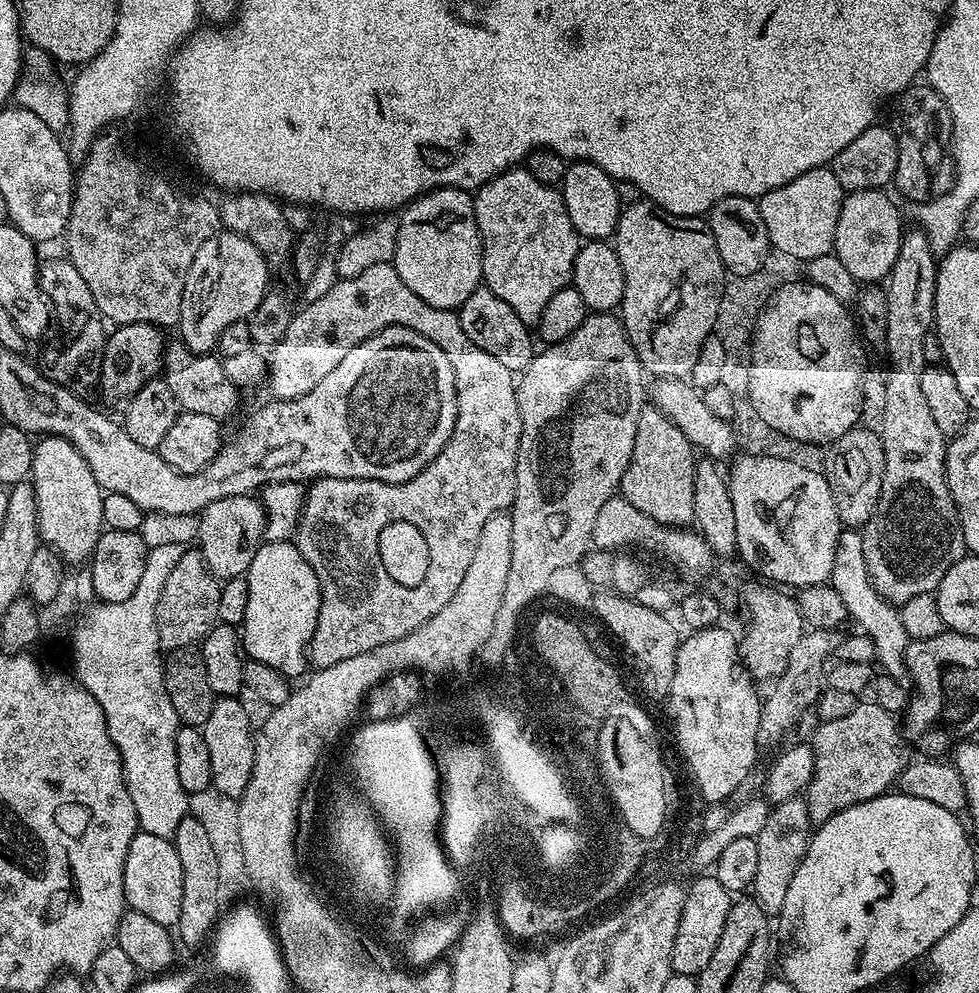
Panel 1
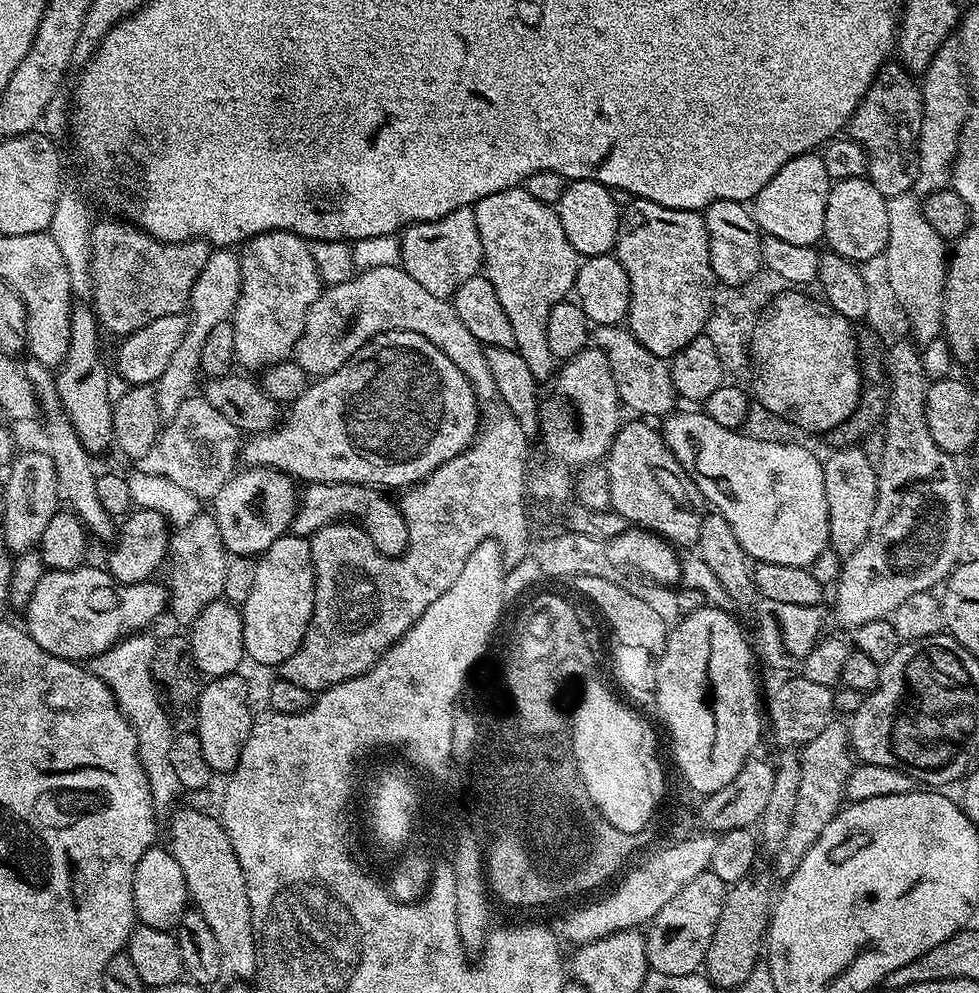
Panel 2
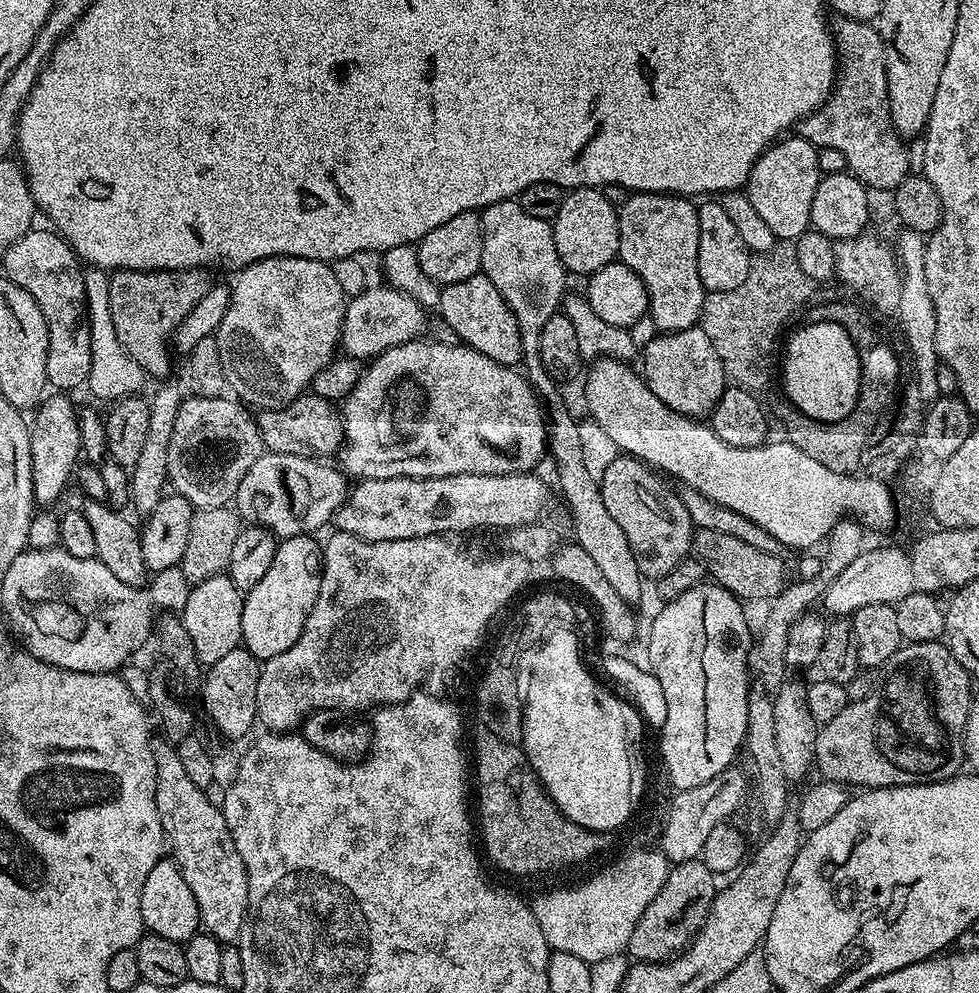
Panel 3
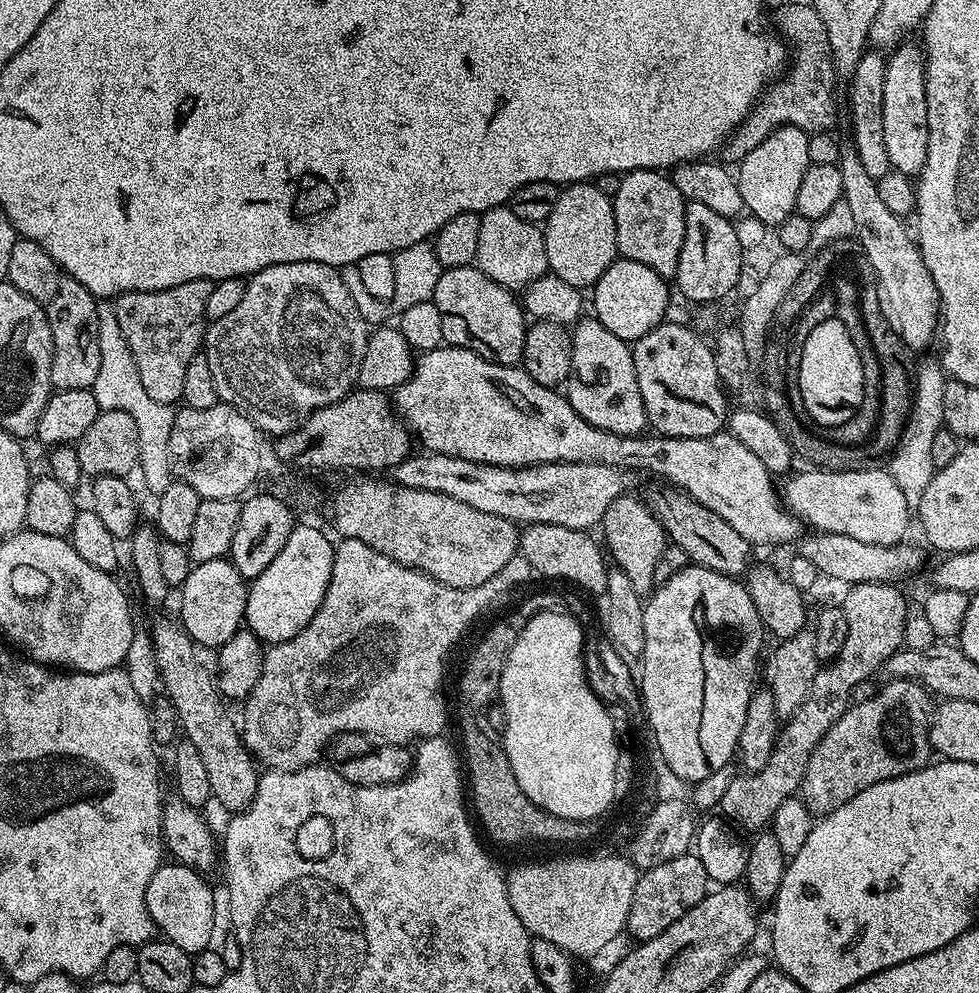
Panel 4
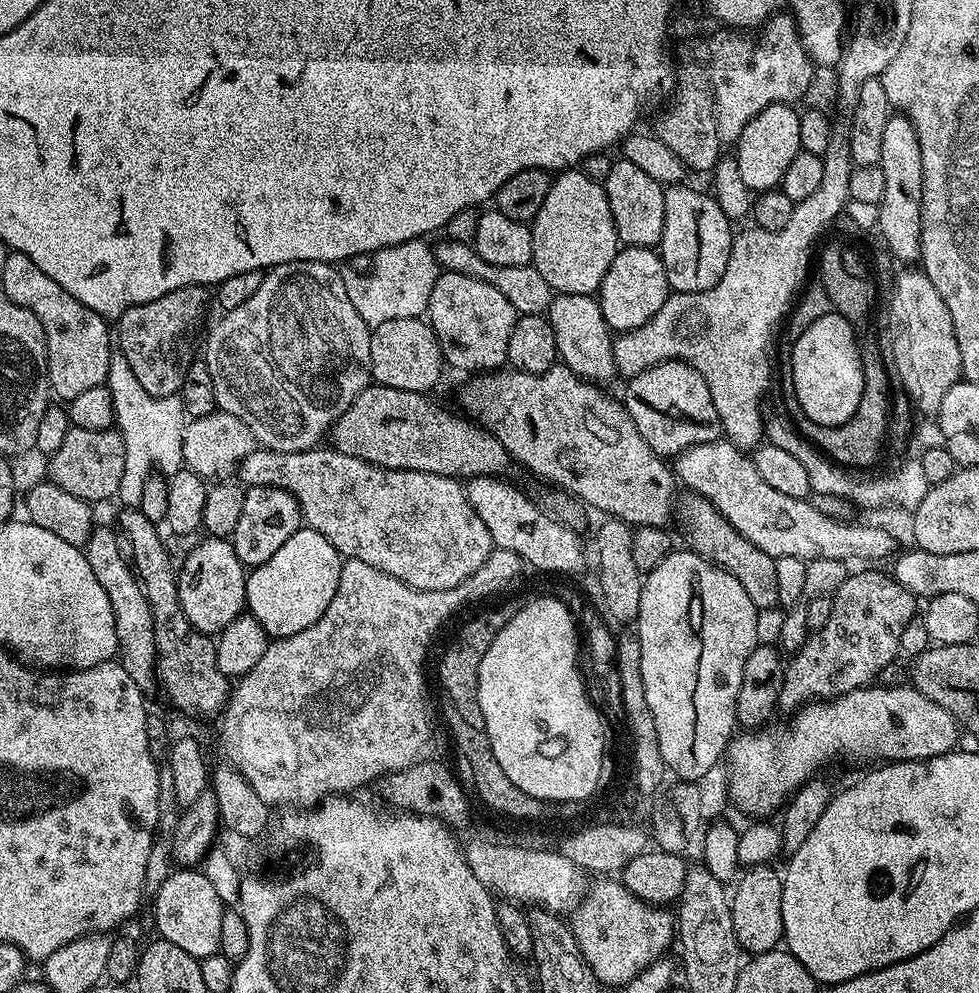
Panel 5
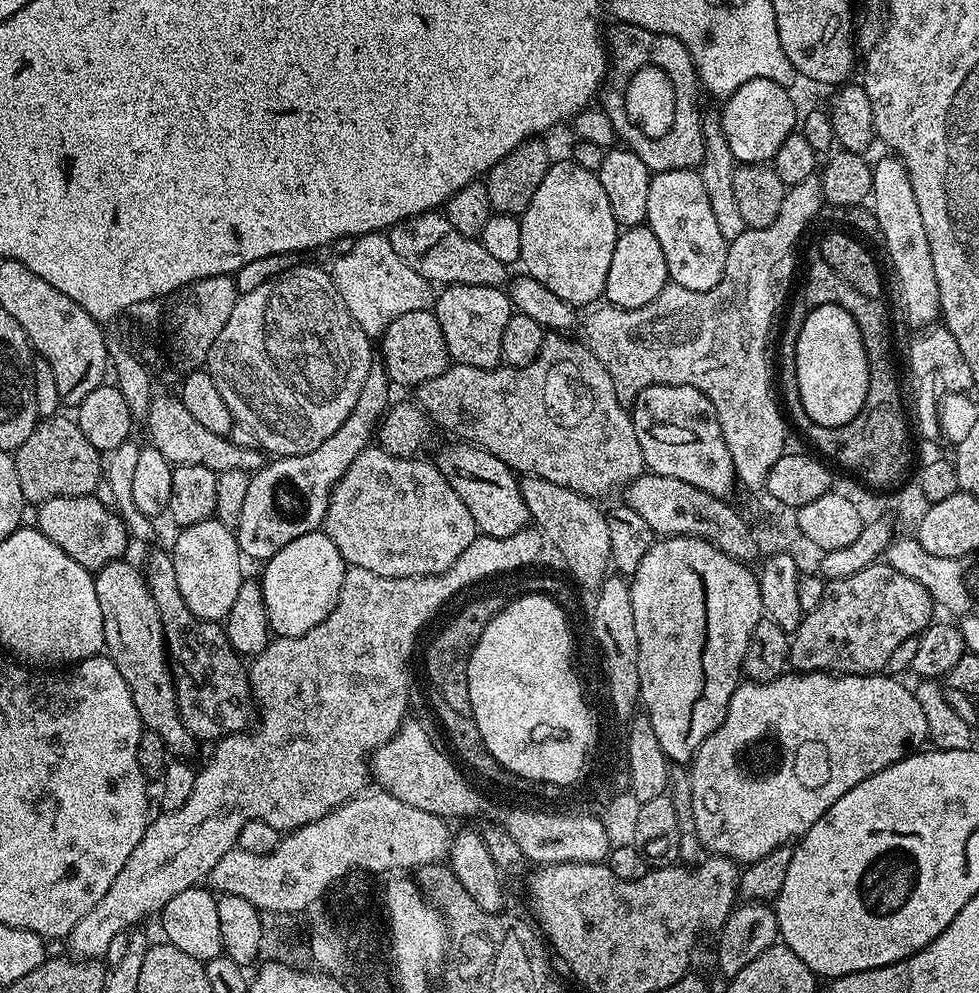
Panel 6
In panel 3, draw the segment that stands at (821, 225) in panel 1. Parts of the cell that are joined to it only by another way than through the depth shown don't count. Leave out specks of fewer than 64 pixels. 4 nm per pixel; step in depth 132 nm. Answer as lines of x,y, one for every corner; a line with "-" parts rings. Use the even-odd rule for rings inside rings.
799,134
777,140
761,154
758,162
754,162
748,175
746,195
777,241
794,242
803,232
809,231
812,223
810,202
814,200
814,190
818,190
821,175
818,149

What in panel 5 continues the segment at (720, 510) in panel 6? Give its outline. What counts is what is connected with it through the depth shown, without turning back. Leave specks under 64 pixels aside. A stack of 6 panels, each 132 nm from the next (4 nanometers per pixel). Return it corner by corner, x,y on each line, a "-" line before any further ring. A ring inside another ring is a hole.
685,491
675,501
674,512
678,520
680,516
680,528
688,539
687,547
691,551
734,574
734,578
742,582
742,590
750,594
750,602
754,602
758,610
772,607
775,609
779,605
778,580
774,571
776,557
766,554
766,550
758,550
758,546
754,546
750,538
742,538
742,534
738,534
738,530
734,530
730,522
726,522
726,518
716,507
697,492

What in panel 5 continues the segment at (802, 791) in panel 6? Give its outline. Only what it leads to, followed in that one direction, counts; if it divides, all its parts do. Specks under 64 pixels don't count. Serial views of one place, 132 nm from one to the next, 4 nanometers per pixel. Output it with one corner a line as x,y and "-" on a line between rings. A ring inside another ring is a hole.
865,686
835,696
832,700
806,704
789,720
792,721
781,728
764,726
759,730
741,731
733,735
732,743
728,745
728,796
738,811
752,816
748,818
768,818
775,808
776,811
783,809
792,793
802,787
809,778
815,777
819,773
816,771
826,767
836,755
840,755
844,760
929,760
931,756
941,756
953,751
962,735
962,728
956,723
956,717
942,710
938,702
930,702
926,694
911,686

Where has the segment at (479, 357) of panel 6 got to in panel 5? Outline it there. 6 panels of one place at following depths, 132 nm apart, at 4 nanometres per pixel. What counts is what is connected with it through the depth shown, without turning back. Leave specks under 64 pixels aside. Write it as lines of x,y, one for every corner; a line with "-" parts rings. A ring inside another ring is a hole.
441,271
434,282
434,294
430,294
426,319
451,367
453,364
467,374
488,374
508,364
510,334
514,334
518,313
490,282
470,278
470,274

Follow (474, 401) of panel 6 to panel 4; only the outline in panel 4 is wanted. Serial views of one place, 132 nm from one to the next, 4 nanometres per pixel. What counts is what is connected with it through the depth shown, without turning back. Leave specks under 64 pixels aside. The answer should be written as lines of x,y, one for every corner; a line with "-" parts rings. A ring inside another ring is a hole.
672,486
666,488
652,488
648,493
642,496
642,499
648,508
656,515
658,522
664,528
665,537
671,543
682,546
686,550
689,561
693,565
709,568
715,572
720,572
723,576
733,578
747,573
750,567
748,560
748,551
750,545
726,518
718,518
714,510
706,510
698,501
691,500
689,496
677,490
-
740,572
740,573
739,573

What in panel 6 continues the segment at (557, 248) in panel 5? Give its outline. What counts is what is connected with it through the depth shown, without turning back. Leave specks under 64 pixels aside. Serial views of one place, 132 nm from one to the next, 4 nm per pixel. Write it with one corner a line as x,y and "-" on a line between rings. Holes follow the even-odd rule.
571,158
549,163
542,186
534,190
530,206
526,206
518,219
522,230
523,271
542,282
550,294
558,294
562,302
573,306
595,305
595,300
604,295
618,235
614,210
610,210
610,198
602,190
599,175
582,170

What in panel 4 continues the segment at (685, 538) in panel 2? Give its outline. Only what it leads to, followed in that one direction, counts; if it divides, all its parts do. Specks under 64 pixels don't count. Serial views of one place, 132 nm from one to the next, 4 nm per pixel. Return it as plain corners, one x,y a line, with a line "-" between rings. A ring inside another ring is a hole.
625,494
610,502
610,510
606,510
602,521
602,529
604,528
602,544
611,563
620,568
622,574
626,574
626,578
630,578
634,590
638,590
640,597
644,598
653,591
654,570
658,566
658,558
662,555
666,537
656,515
643,499
636,497
635,500
633,496

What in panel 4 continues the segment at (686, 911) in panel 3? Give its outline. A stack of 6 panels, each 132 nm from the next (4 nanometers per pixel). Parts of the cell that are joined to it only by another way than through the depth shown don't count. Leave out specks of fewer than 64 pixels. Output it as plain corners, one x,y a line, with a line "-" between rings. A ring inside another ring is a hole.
685,854
678,858
670,858
670,862
662,862
653,868
643,869
636,877
634,886
634,902
630,902
630,914
626,925
627,935
633,936
633,941
643,942
650,938
658,938
666,926
671,926
673,922
678,922
686,910
693,908
710,891
710,881
706,868
695,854

